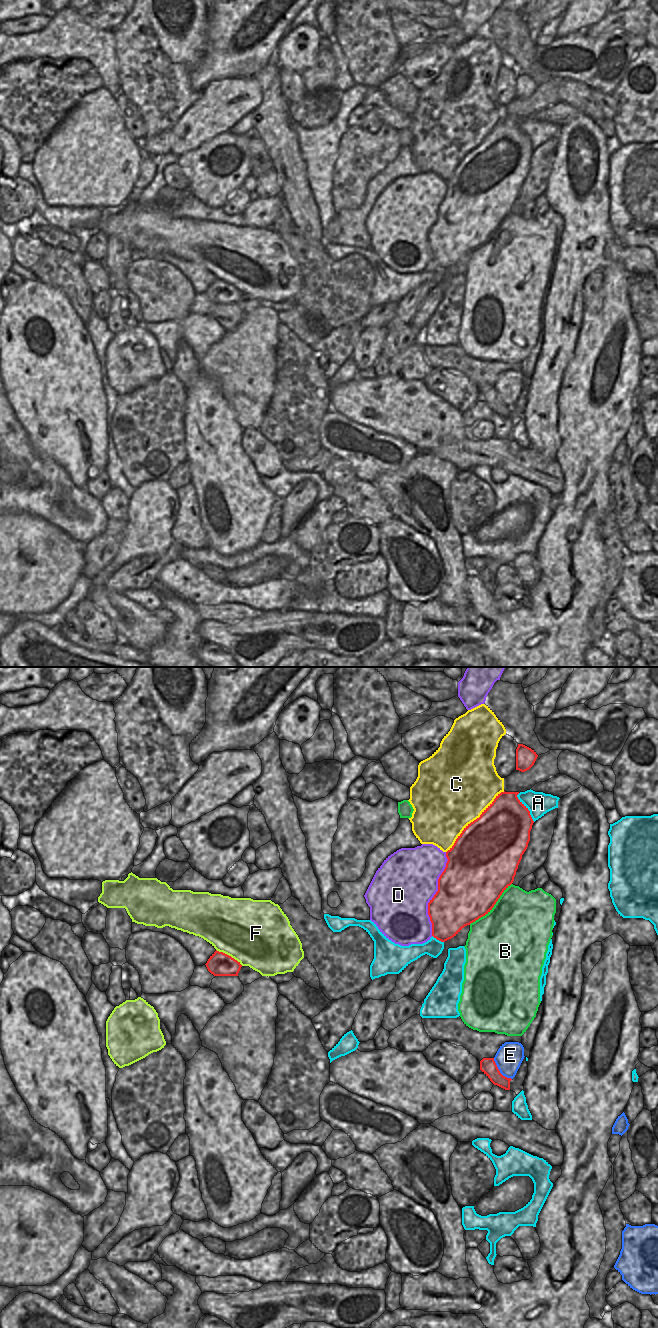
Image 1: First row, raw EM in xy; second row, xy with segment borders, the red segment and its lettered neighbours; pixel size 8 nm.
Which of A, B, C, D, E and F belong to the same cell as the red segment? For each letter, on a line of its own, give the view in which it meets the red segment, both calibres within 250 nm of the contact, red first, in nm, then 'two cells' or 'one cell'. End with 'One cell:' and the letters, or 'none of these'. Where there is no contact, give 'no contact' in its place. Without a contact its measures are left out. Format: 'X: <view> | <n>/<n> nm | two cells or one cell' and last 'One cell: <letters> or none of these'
A: xy | 440/190 nm | two cells
B: xy | 500/500 nm | two cells
C: xy | 500/500 nm | two cells
D: xy | 460/480 nm | two cells
E: xy | 130/220 nm | two cells
F: xy | 190/500 nm | two cells
One cell: none of these

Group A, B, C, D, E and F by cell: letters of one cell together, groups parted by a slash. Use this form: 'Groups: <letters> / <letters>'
Groups: A / B / C / D / E / F

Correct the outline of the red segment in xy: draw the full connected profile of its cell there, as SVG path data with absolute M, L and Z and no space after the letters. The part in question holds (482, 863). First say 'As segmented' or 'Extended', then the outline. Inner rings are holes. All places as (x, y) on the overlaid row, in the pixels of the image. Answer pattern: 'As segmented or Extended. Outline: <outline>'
As segmented. Outline: M501 792L482 812L479 818L468 824L446 852L446 867L438 879L438 891L428 903L428 915L432 923L432 936L445 942L456 936L465 926L488 914L502 893L513 883L522 855L530 841L534 823L528 808L518 799L519 792Z

